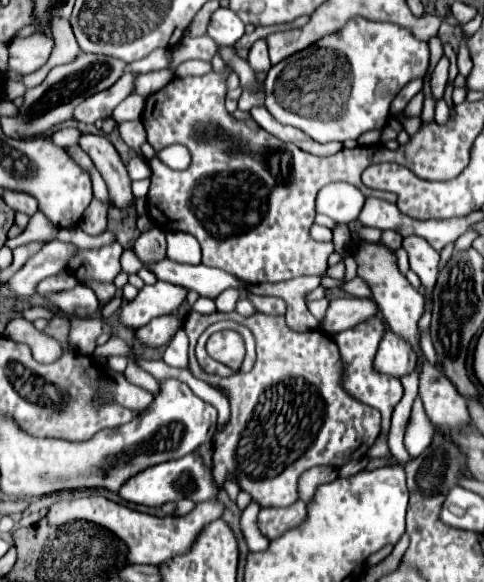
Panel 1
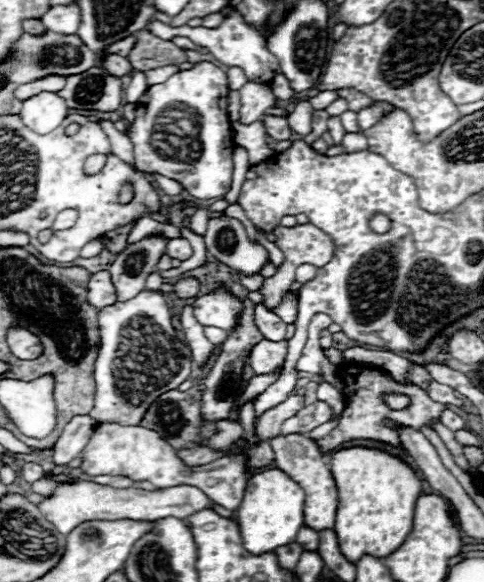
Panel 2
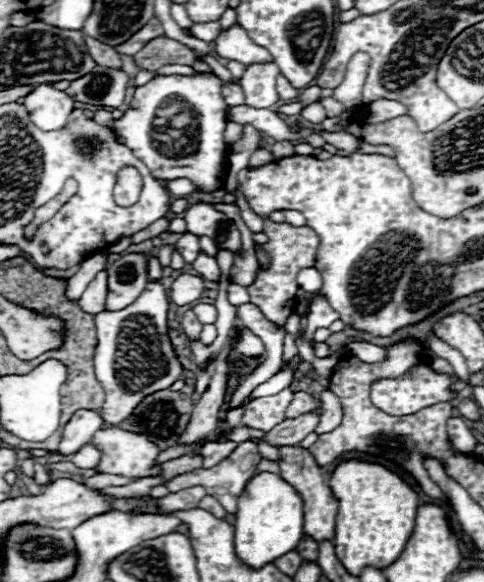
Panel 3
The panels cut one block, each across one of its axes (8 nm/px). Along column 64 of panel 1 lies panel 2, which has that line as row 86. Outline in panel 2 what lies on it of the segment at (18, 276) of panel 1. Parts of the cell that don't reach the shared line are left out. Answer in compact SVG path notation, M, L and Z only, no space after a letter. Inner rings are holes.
M246 82L240 88L240 122L242 124L252 124L256 120L262 118L266 108L272 108L276 102L276 96L272 94L270 86L262 86L262 84L254 84L254 82Z

